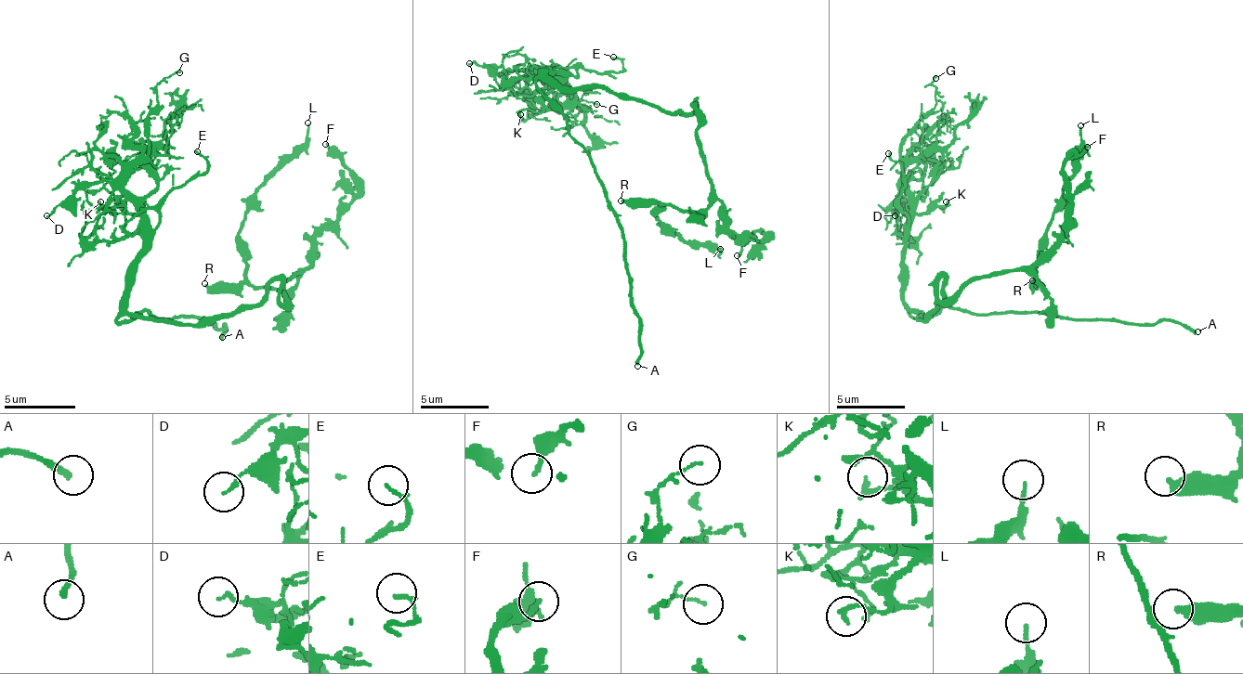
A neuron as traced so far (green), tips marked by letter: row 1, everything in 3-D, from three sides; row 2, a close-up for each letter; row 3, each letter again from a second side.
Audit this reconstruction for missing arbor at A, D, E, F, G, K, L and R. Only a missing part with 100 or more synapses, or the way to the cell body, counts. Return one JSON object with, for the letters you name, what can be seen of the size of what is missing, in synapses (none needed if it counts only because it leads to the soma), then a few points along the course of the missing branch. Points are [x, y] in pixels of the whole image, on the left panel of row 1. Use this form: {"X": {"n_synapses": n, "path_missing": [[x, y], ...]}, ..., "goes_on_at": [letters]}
{"goes_on_at": ["A"]}

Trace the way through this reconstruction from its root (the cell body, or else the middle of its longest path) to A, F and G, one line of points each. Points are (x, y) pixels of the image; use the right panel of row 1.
A: (933, 311), (911, 315), (1042, 311), (1180, 321), (1197, 331)
F: (933, 311), (943, 277), (939, 297), (949, 301), (974, 280), (1026, 270), (1063, 236), (1063, 167), (1087, 147)
G: (933, 311), (925, 318), (919, 318), (905, 304), (909, 191), (901, 139), (935, 105), (933, 84), (935, 78)

